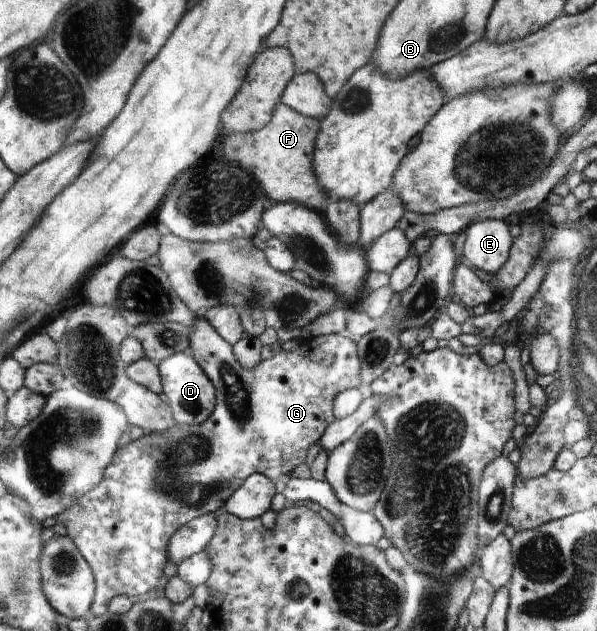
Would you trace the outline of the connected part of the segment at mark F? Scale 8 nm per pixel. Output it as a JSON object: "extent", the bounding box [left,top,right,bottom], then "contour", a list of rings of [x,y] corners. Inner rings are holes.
{"extent":[226,103,329,210],"contour":[[[282,103],[277,106],[270,127],[262,127],[262,131],[256,131],[252,135],[230,135],[226,139],[226,155],[228,161],[244,165],[250,175],[254,175],[264,187],[270,199],[274,201],[300,201],[306,203],[306,207],[314,207],[314,210],[324,210],[328,205],[329,193],[316,181],[316,175],[312,171],[312,155],[315,149],[317,135],[321,131],[321,120],[302,115]]]}

